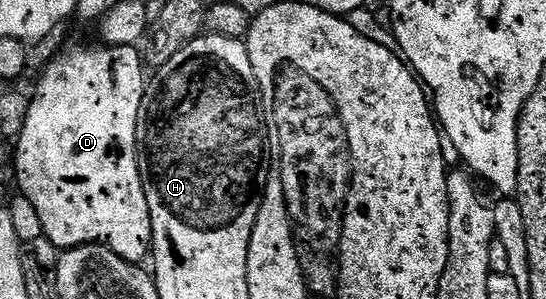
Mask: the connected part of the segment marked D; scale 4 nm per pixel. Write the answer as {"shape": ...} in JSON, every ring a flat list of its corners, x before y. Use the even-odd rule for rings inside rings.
{"shape":[[97,44,98,46,82,46,79,50,70,50,67,54,62,54,46,71,42,74,42,79,38,82,38,87,32,91,32,97,30,98,30,107,28,108,27,119,24,120,23,130,17,136,16,145,18,145,18,154,16,150,16,160,18,156,18,186,20,189,21,197,32,200,32,204,36,207,36,213,40,215,40,224,42,225,43,235,48,239,52,240,52,244,56,244,59,251,71,250,74,246,107,246,112,252,116,252,116,256,120,256,124,260,135,264,145,263,148,255,151,253,154,237,152,236,152,220,150,219,150,213,148,212,148,200,144,196,144,184,140,180,140,168,138,167,138,149,136,148,136,124,138,123,138,117,140,116,140,108,142,107,142,101,146,95,146,88,148,85,148,74,144,69,144,58,141,53,133,46,107,46,105,44]]}

